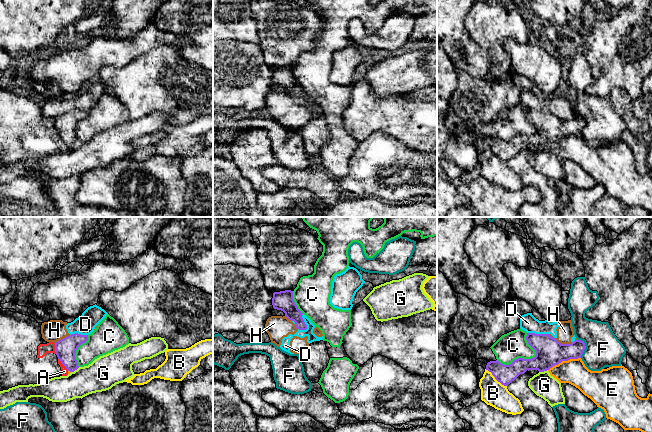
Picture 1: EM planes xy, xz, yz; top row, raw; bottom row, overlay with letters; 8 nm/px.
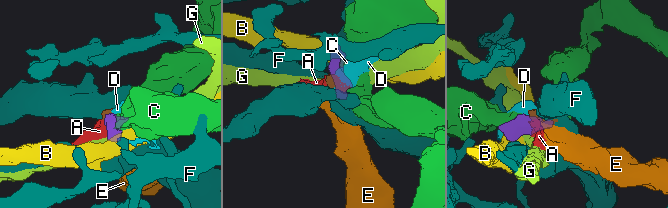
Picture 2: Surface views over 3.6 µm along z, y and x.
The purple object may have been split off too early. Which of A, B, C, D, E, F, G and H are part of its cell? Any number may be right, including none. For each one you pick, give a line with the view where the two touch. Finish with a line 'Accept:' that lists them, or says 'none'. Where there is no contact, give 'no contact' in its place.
Accept: none

